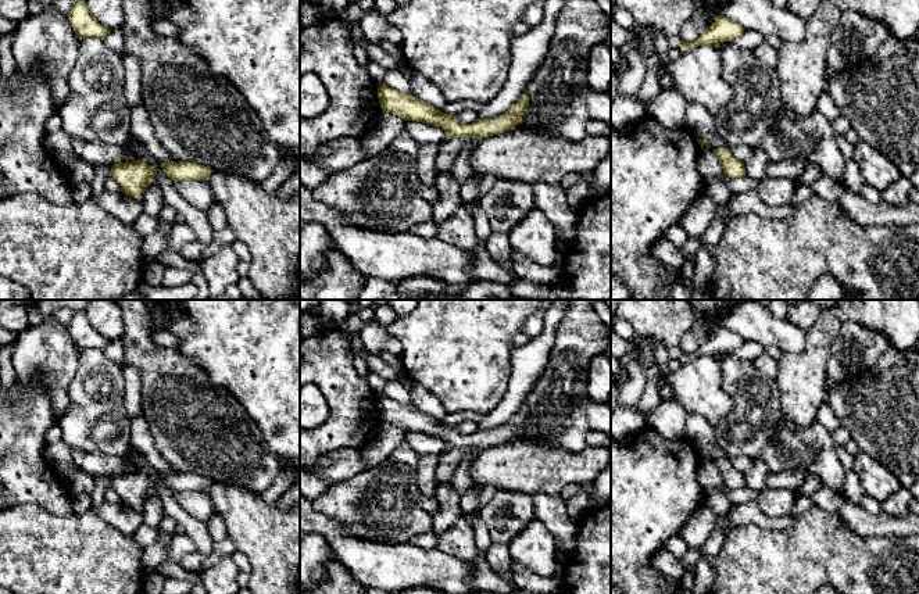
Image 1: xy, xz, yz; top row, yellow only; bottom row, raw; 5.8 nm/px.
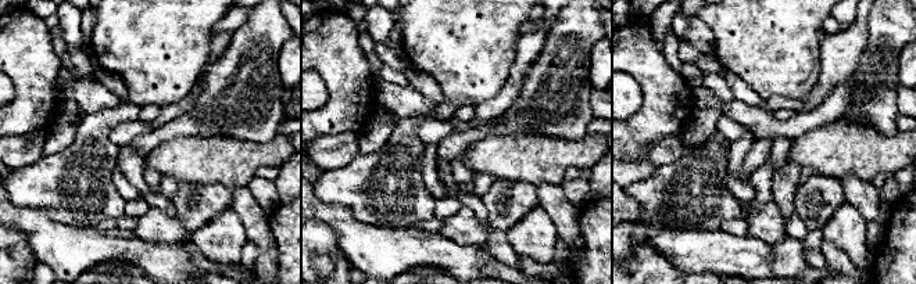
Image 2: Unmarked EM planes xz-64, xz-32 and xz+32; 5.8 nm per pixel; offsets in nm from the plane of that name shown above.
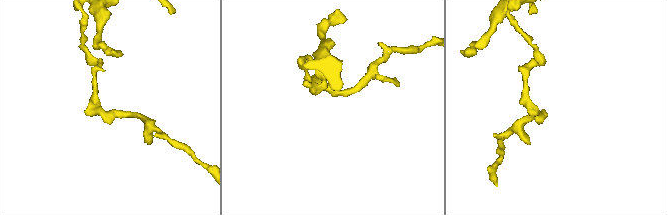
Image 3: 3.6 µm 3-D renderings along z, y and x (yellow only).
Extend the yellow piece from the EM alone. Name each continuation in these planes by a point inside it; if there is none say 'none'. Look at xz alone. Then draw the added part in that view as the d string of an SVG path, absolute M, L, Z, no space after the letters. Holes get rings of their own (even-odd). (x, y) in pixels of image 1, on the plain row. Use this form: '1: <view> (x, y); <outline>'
none

